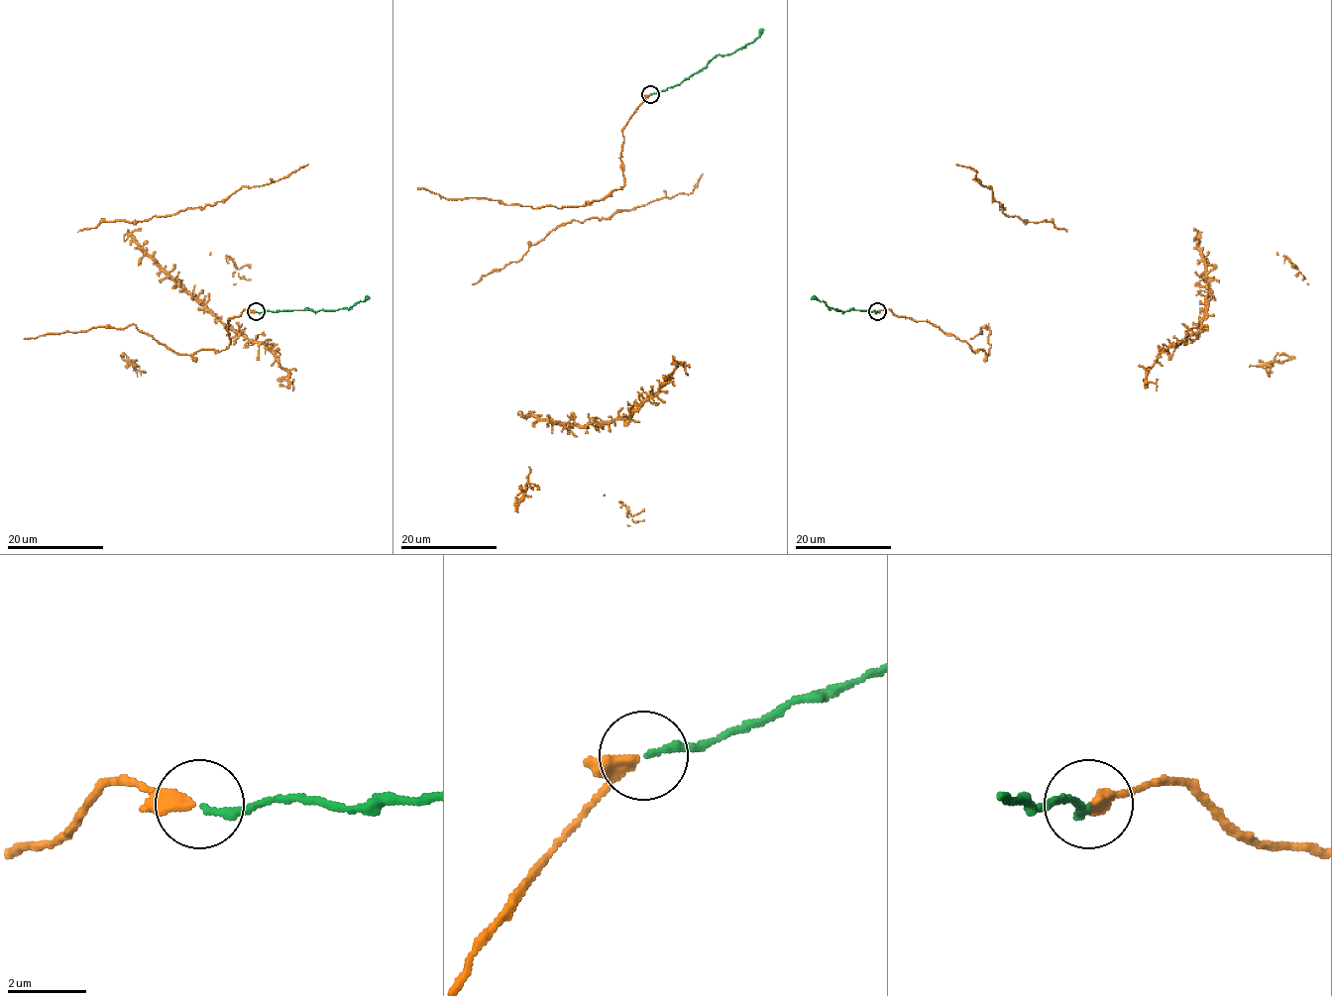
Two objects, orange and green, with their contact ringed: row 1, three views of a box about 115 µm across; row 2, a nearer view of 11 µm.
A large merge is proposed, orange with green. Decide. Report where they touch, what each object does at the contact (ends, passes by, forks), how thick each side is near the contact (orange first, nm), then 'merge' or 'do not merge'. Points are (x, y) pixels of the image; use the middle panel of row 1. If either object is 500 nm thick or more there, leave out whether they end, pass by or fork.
place (650, 94); orange passes by; green ends; calibres 280 and 170 nm; merge

